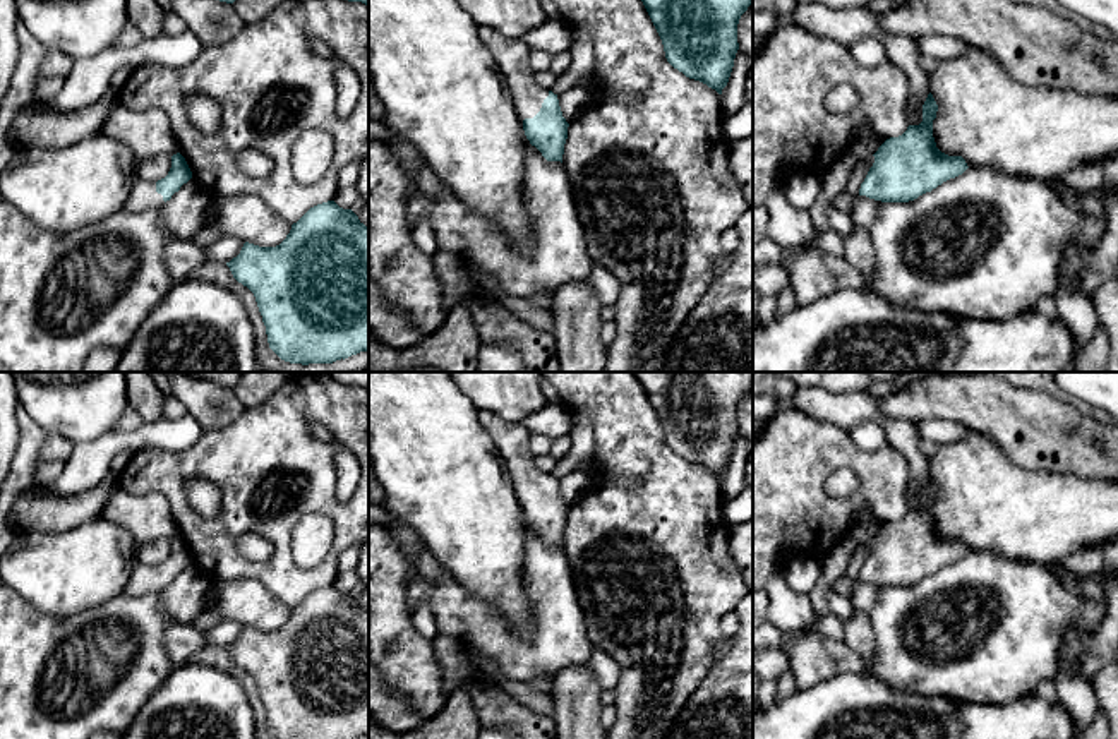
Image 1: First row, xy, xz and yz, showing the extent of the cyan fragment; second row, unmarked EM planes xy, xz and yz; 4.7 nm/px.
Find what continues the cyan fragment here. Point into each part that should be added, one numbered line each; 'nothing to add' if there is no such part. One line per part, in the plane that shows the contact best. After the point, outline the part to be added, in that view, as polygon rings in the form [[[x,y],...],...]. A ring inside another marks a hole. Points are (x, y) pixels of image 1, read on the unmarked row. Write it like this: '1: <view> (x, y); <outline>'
1: xz (511, 439); [[[478,410],[478,422],[492,437],[520,504],[533,502],[549,475],[535,466],[523,422],[513,424],[487,410]]]

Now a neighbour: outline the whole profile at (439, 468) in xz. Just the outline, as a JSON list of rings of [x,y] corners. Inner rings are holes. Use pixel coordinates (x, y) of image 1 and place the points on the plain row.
[[[369,372],[369,460],[374,466],[376,482],[384,490],[384,504],[391,514],[408,523],[425,549],[434,554],[439,564],[473,597],[485,600],[506,619],[511,631],[530,636],[535,631],[533,614],[528,605],[526,590],[521,581],[521,566],[526,549],[526,520],[513,484],[504,470],[497,448],[478,422],[478,408],[461,393],[451,372]]]

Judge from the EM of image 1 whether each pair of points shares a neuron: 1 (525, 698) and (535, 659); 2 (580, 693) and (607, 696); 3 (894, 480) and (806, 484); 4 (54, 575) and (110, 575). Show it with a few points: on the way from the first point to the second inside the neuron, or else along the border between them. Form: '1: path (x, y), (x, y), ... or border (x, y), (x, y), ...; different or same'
1: border (494, 660), (506, 678), (527, 684); different
2: border (602, 690), (601, 707); different
3: path (871, 467), (858, 460), (829, 462); same
4: path (67, 575), (96, 575); same

